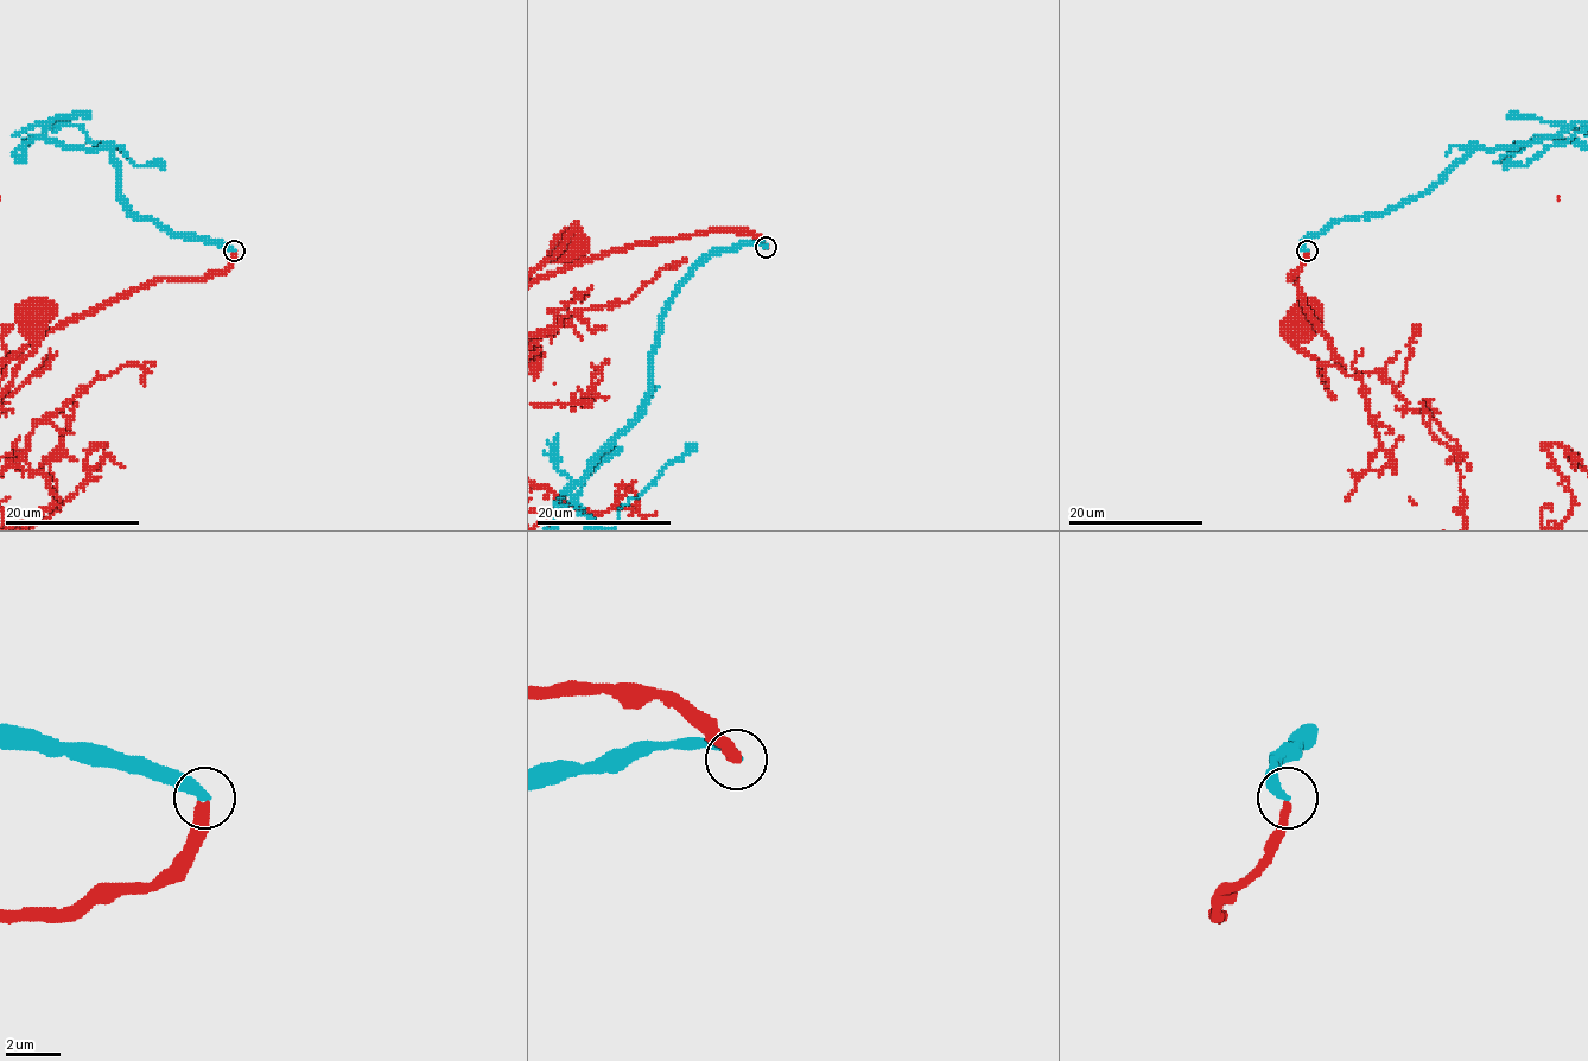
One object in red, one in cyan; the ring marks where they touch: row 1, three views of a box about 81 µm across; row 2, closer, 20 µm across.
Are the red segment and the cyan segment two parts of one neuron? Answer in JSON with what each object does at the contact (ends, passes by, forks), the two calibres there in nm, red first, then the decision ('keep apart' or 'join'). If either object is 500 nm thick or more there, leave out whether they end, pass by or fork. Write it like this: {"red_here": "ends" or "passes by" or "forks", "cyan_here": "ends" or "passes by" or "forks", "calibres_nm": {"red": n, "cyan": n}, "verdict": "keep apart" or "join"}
{"red_here": "ends", "cyan_here": "ends", "calibres_nm": {"red": 360, "cyan": 360}, "verdict": "join"}

